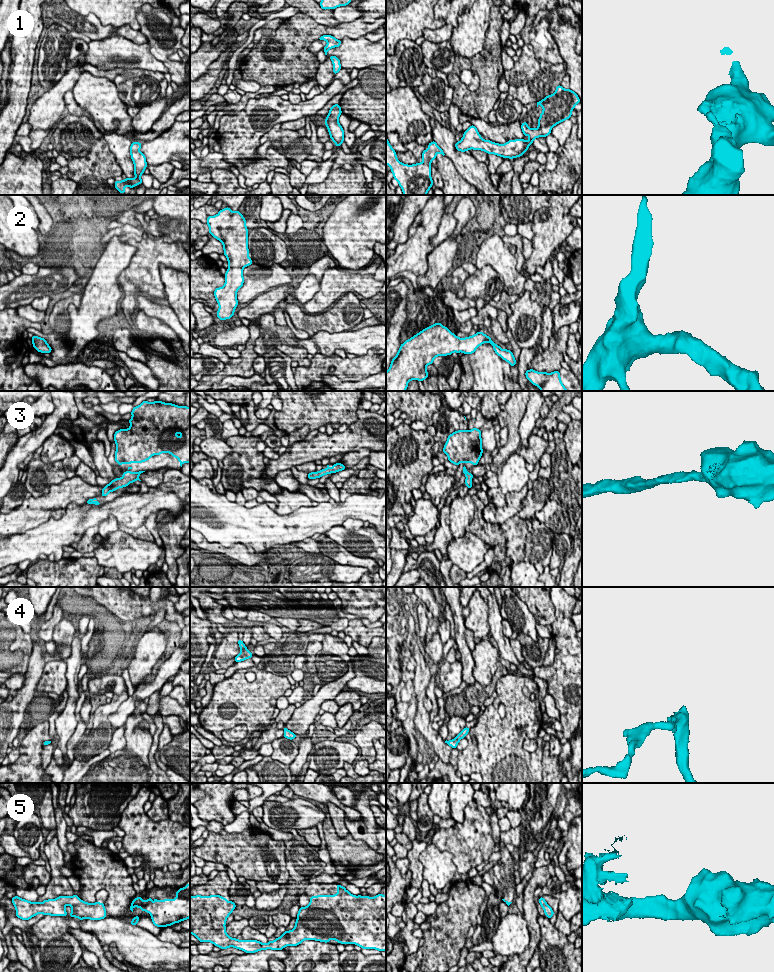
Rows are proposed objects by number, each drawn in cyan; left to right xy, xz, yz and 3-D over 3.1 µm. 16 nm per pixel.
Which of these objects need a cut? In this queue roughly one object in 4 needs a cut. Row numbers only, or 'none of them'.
none of them

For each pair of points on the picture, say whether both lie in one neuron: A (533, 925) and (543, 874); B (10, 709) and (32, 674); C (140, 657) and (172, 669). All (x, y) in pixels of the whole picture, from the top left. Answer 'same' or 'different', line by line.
A: same
B: same
C: different

